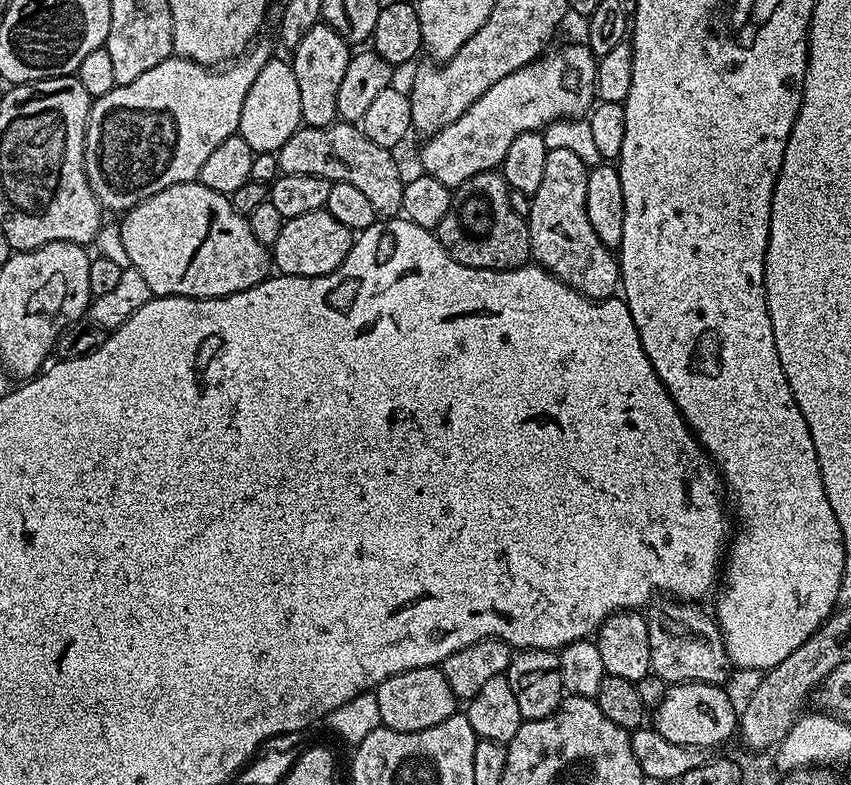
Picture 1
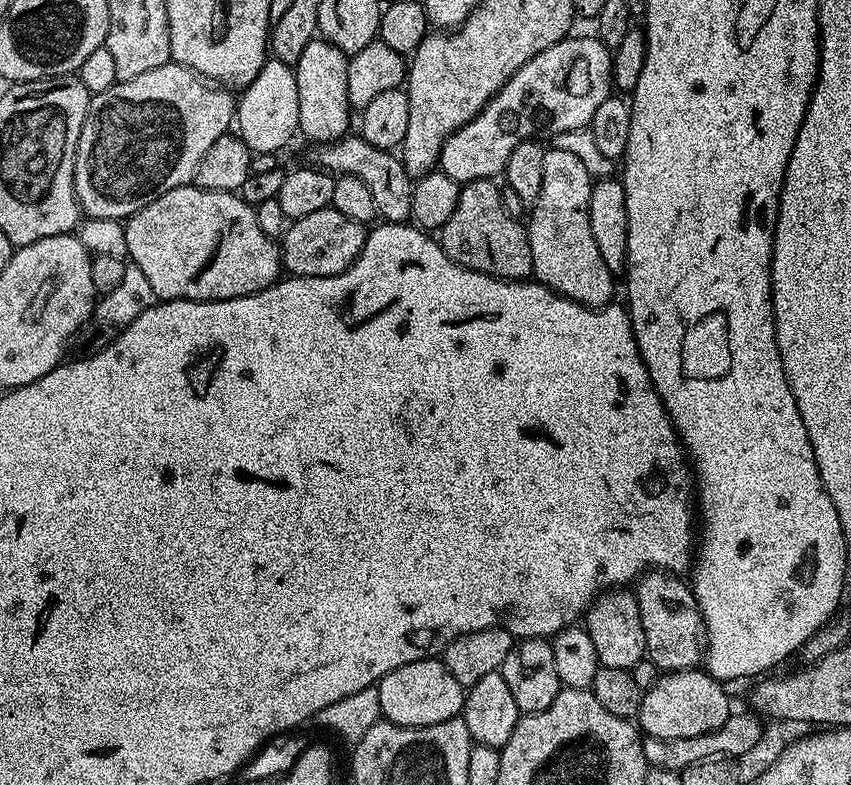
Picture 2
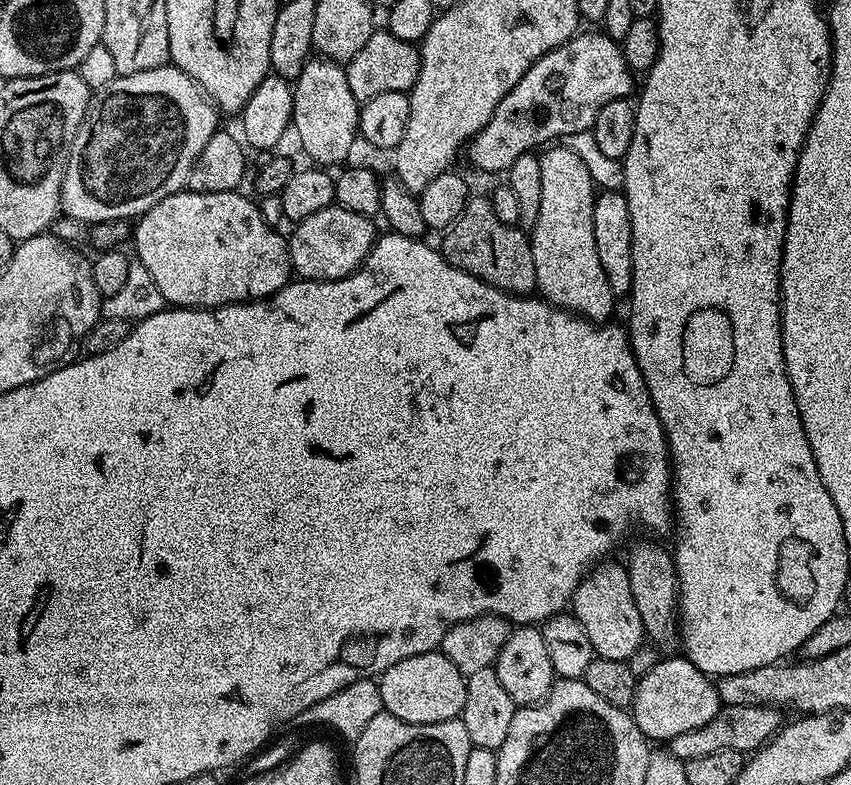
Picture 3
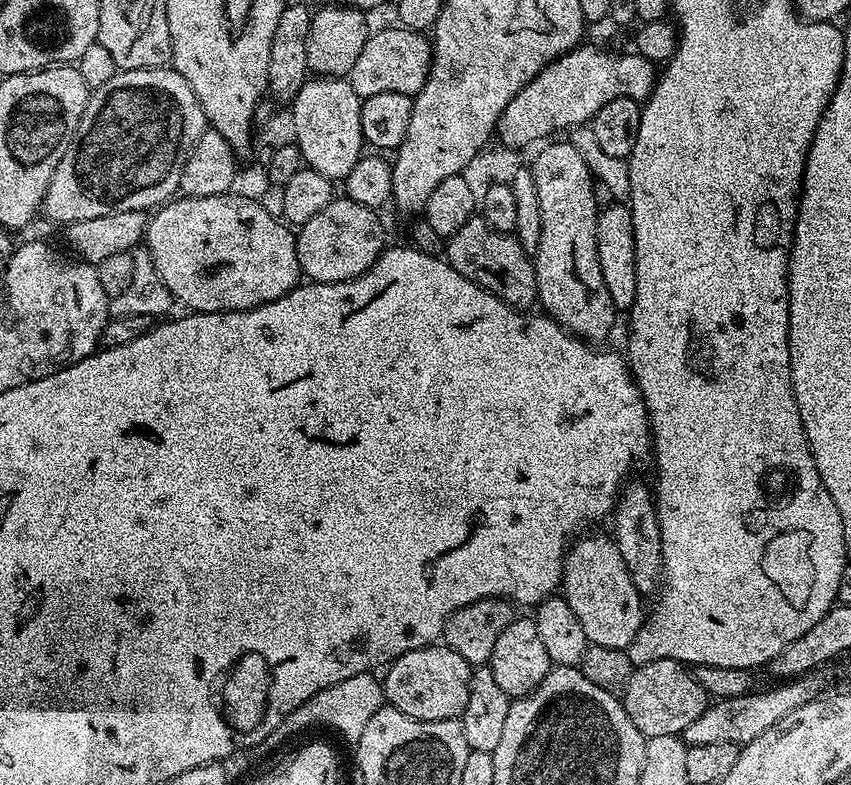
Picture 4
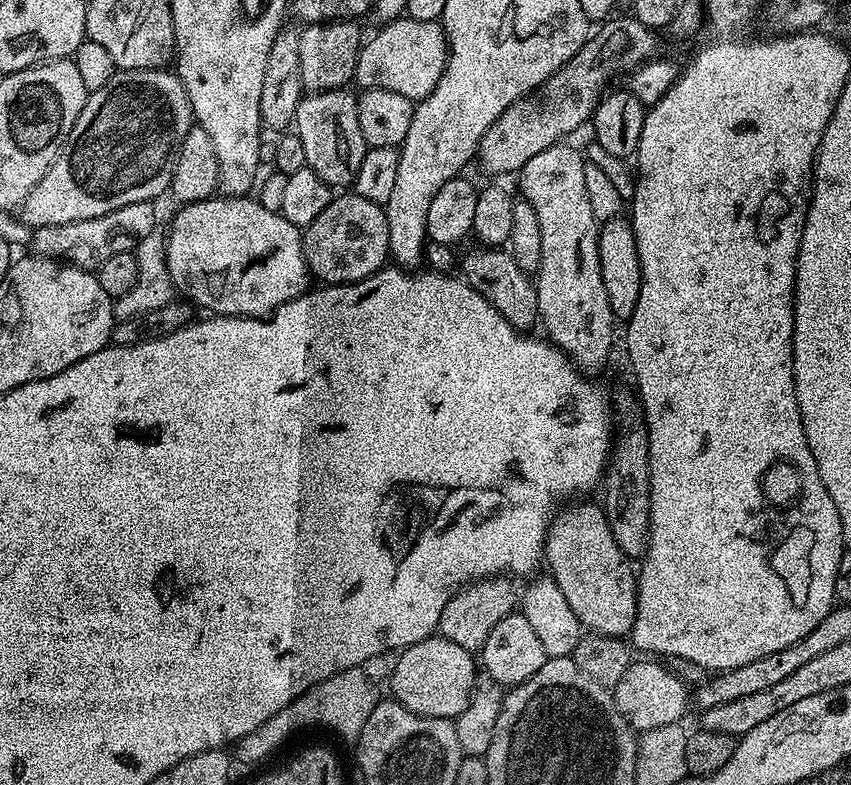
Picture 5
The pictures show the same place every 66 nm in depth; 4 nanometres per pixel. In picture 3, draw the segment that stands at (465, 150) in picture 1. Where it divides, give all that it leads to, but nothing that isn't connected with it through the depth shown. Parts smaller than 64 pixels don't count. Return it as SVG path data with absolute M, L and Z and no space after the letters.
M603 31L583 32L538 58L510 94L498 102L486 126L467 145L466 156L468 152L474 167L484 172L507 170L514 158L522 154L551 145L564 135L591 129L598 110L606 102L633 95L634 73L626 62L623 47Z

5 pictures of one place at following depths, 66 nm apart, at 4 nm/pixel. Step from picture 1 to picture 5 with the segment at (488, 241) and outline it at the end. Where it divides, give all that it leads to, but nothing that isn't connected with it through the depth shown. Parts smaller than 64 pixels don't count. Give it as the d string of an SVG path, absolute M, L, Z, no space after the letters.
M475 246L464 256L464 261L459 261L458 268L461 268L463 279L474 290L478 290L478 294L482 294L482 298L486 298L486 302L490 302L494 306L494 310L498 310L498 314L502 314L502 318L506 318L506 322L510 326L521 330L532 330L537 327L540 311L538 310L538 294L533 277L529 273L522 270L522 266L518 266L518 262L514 262L511 252L500 246Z

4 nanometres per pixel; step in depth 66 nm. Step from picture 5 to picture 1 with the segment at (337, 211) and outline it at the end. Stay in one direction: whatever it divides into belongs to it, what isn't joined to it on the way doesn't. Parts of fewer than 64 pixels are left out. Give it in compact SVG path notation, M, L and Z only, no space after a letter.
M319 208L310 214L298 214L298 218L284 221L278 233L278 242L270 246L270 260L275 271L281 276L321 276L330 274L342 266L346 254L350 254L354 233L342 226L334 214Z

